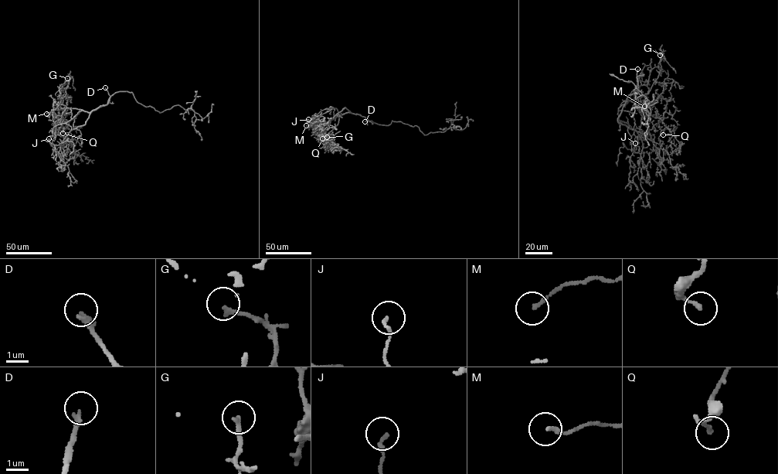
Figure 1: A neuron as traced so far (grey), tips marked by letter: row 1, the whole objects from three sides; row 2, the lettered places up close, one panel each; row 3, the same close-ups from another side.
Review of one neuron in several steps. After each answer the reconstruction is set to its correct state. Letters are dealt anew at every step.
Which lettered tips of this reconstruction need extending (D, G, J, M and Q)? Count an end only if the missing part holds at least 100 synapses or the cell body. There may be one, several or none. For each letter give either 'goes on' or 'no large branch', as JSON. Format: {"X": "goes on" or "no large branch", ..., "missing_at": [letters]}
{"D": "goes on", "G": "no large branch", "J": "no large branch", "M": "no large branch", "Q": "no large branch", "missing_at": ["D"]}

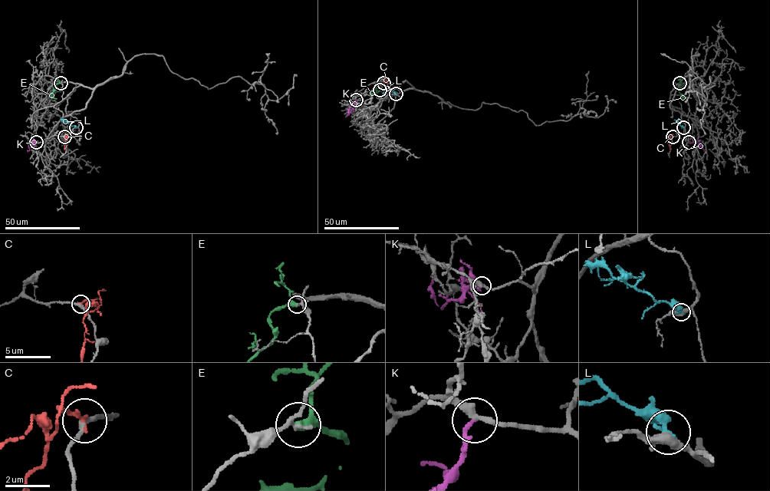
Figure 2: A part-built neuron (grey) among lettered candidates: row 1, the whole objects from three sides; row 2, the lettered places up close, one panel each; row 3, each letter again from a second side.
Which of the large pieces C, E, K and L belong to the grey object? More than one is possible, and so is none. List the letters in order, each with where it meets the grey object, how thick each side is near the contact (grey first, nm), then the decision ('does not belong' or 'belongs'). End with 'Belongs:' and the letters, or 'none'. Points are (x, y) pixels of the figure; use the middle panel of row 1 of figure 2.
C: contact (383, 83); calibres 180 and 200 nm; does not belong
E: contact (380, 90); calibres 150 and 320 nm; does not belong
K: contact (356, 100); calibres 320 and 190 nm; does not belong
L: contact (396, 93); calibres 440 and 320 nm; does not belong
Belongs: none

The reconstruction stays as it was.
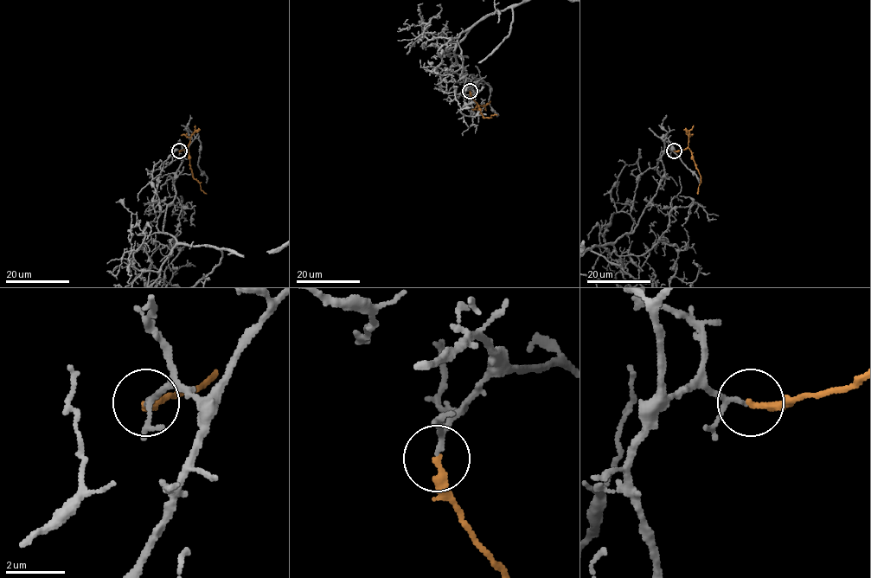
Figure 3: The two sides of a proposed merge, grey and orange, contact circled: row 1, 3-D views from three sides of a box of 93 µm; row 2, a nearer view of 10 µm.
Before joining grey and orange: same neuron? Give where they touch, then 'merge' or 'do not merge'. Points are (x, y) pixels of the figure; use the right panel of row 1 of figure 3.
at (674, 150); merge

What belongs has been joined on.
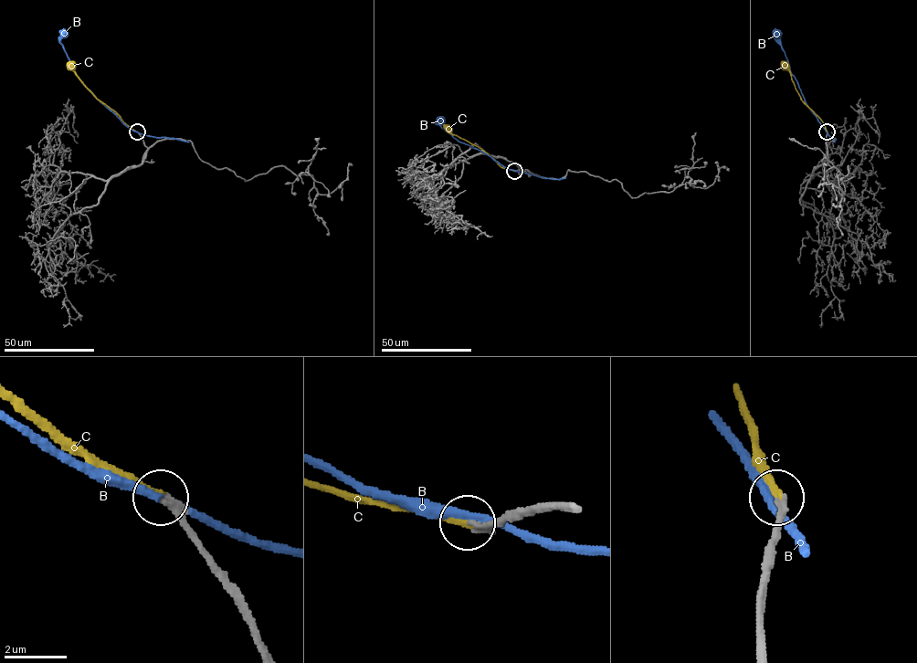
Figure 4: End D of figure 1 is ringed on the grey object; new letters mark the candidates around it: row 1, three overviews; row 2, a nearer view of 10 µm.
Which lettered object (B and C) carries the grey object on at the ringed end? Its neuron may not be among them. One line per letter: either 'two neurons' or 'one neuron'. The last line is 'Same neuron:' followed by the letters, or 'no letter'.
B: two neurons
C: one neuron
Same neuron: C

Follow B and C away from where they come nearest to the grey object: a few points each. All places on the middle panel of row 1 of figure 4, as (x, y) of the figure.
B: (515, 171), (460, 142), (437, 122), (439, 120)
C: (514, 171), (500, 166), (490, 156), (451, 134), (447, 129)

